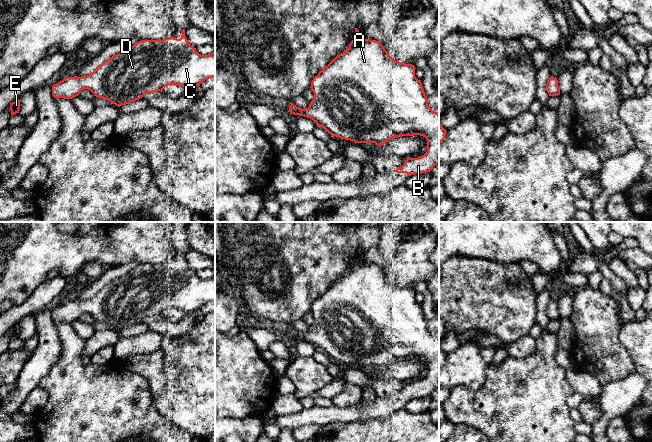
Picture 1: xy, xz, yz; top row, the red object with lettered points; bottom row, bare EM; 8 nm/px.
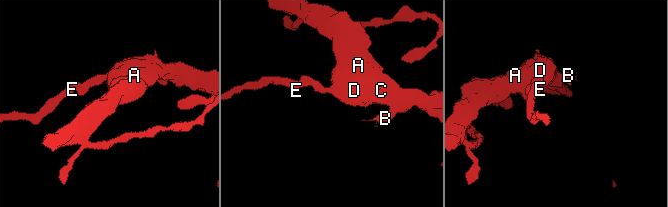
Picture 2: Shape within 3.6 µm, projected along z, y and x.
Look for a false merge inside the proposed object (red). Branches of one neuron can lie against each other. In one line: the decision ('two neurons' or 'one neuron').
one neuron

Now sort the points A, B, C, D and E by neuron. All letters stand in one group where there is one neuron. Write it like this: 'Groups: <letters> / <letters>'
Groups: A B C D E

